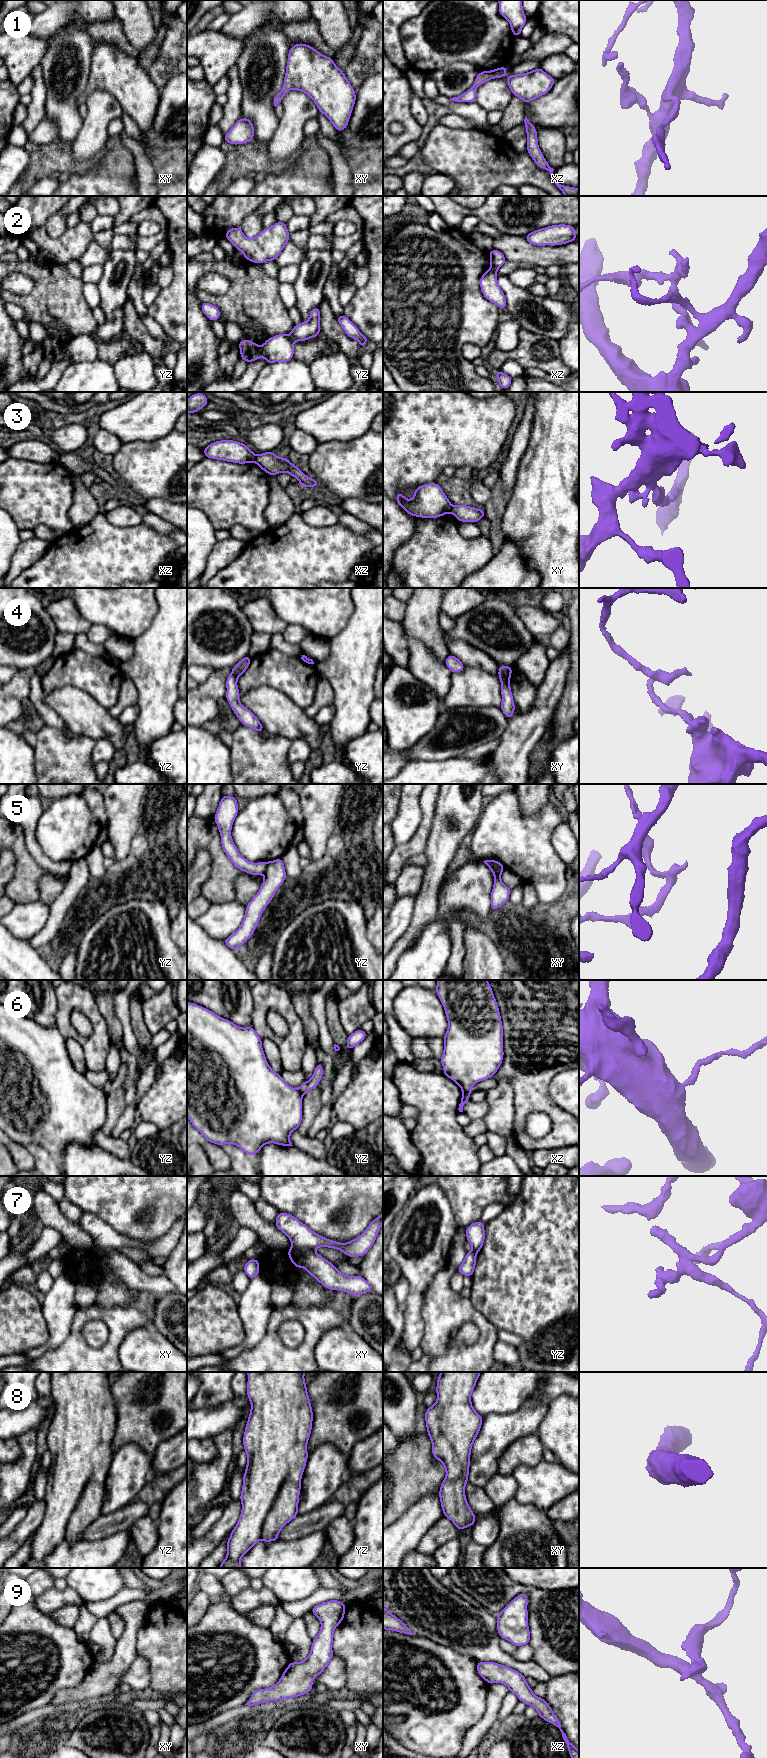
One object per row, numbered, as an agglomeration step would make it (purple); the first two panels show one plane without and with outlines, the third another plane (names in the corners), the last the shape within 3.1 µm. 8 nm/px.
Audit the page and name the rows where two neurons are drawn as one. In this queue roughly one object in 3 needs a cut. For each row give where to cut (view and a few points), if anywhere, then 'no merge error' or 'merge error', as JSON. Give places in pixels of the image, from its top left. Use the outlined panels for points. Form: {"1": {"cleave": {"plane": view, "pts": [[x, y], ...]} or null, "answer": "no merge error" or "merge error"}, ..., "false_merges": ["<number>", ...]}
{"1": {"cleave": null, "answer": "no merge error"}, "2": {"cleave": {"plane": "yz", "pts": [[259, 347], [261, 356]]}, "answer": "merge error"}, "3": {"cleave": {"plane": "xy", "pts": [[452, 506], [450, 512]]}, "answer": "merge error"}, "4": {"cleave": {"plane": "xy", "pts": [[509, 675], [503, 675], [500, 678]]}, "answer": "merge error"}, "5": {"cleave": {"plane": "xy", "pts": [[491, 860], [494, 866], [502, 870]]}, "answer": "merge error"}, "6": {"cleave": {"plane": "xz", "pts": [[463, 1091], [469, 1093]]}, "answer": "merge error"}, "7": {"cleave": {"plane": "xy", "pts": [[292, 1247], [301, 1251], [313, 1251]]}, "answer": "merge error"}, "8": {"cleave": null, "answer": "no merge error"}, "9": {"cleave": null, "answer": "no merge error"}, "false_merges": ["2", "3", "4", "5", "6", "7"]}

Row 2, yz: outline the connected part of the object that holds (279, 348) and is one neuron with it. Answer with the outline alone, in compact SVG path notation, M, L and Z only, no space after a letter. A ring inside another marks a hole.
M320 306L310 312L310 319L293 326L289 335L278 334L268 338L261 348L261 357L267 364L288 362L294 355L294 341L306 341L320 335Z

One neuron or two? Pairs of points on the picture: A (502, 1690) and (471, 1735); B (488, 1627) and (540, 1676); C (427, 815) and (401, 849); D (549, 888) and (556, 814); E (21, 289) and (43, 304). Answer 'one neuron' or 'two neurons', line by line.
A: one neuron
B: one neuron
C: one neuron
D: one neuron
E: two neurons

